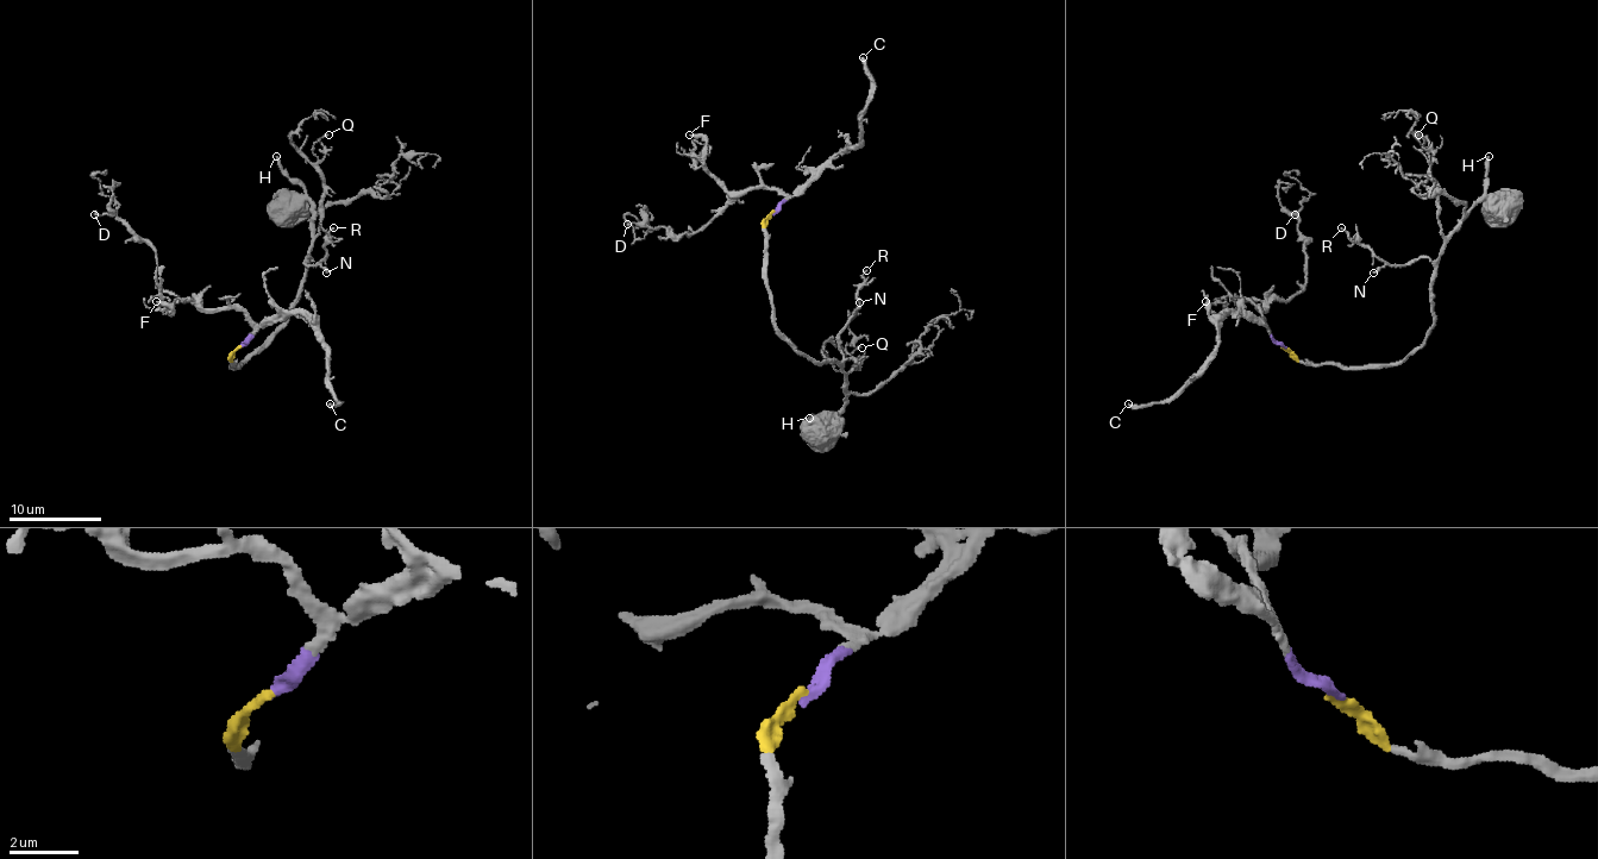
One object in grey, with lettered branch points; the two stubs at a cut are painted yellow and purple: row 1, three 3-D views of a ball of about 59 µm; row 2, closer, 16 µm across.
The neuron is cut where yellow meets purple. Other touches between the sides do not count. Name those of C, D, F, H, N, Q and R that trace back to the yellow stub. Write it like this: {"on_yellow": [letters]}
{"on_yellow": ["H", "N", "Q", "R"]}

